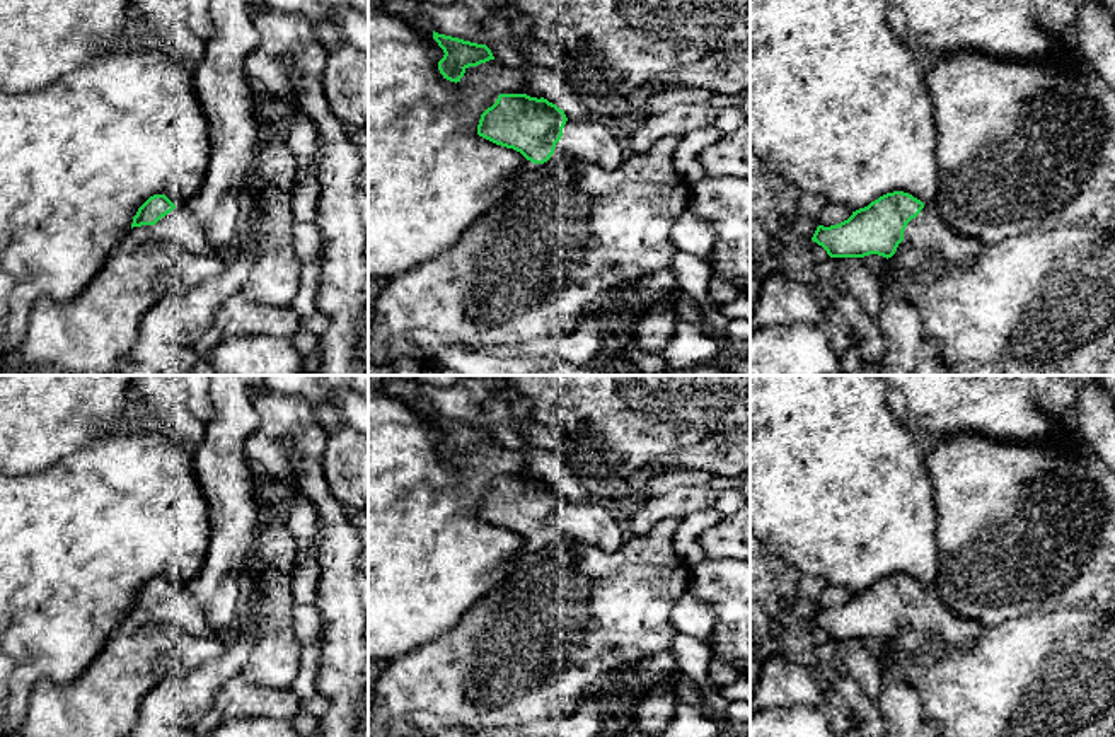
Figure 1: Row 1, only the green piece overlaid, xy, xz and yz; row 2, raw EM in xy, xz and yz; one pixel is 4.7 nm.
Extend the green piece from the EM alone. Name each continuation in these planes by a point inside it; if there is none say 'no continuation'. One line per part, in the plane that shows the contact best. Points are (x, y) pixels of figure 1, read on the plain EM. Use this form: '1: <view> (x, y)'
1: xy (179, 611)

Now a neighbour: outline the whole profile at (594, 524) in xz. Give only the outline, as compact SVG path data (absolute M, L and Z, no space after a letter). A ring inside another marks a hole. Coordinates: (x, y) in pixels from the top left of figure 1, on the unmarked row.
M607 502L566 503L561 525L578 544L602 551L615 551L624 544L619 512Z

